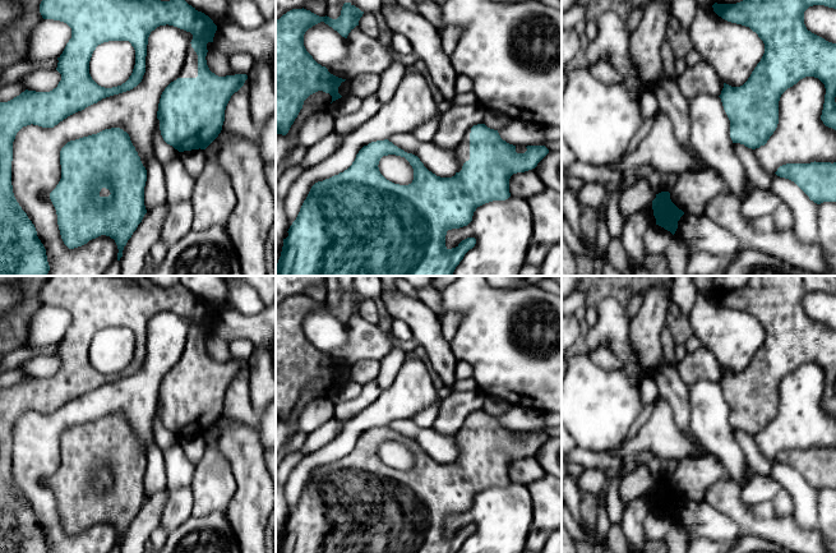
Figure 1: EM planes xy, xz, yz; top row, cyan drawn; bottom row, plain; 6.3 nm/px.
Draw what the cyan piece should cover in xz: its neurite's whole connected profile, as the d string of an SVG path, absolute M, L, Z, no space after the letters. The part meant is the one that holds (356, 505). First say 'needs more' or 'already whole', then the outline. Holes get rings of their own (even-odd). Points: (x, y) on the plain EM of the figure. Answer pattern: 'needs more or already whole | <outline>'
needs more | M485 410L468 415L454 434L462 456L452 464L440 464L429 457L420 444L394 432L388 425L371 428L356 441L352 451L323 467L315 469L304 487L296 506L283 525L277 553L457 553L465 540L476 530L475 524L462 526L456 534L445 533L448 516L467 512L477 493L511 483L509 465L513 460L532 456L549 439L545 432L527 432L525 439L517 439L516 432L503 427L498 416ZM383 442L405 443L414 455L414 466L399 471L387 466L379 457Z

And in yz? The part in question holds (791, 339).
already whole | M750 276L740 289L712 291L719 303L749 313L765 330L765 340L748 367L740 373L724 369L719 382L730 406L733 429L752 436L765 432L779 410L781 381L805 363L818 364L825 370L821 406L836 416L836 330L807 315L804 298L813 291L836 295L836 276Z

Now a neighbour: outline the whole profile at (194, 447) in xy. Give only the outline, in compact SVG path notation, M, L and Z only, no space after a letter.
M191 436L179 438L179 443L185 453L185 456L197 465L205 452L205 437L204 436Z

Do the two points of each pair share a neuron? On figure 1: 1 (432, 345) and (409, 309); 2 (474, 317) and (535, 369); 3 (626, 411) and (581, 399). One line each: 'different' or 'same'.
1: same
2: same
3: same

